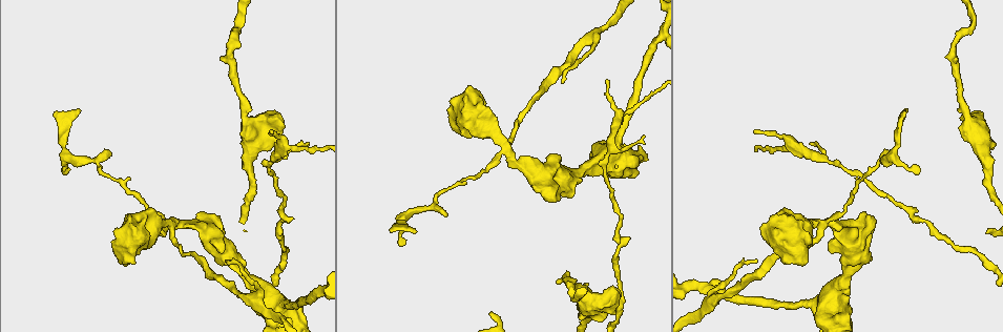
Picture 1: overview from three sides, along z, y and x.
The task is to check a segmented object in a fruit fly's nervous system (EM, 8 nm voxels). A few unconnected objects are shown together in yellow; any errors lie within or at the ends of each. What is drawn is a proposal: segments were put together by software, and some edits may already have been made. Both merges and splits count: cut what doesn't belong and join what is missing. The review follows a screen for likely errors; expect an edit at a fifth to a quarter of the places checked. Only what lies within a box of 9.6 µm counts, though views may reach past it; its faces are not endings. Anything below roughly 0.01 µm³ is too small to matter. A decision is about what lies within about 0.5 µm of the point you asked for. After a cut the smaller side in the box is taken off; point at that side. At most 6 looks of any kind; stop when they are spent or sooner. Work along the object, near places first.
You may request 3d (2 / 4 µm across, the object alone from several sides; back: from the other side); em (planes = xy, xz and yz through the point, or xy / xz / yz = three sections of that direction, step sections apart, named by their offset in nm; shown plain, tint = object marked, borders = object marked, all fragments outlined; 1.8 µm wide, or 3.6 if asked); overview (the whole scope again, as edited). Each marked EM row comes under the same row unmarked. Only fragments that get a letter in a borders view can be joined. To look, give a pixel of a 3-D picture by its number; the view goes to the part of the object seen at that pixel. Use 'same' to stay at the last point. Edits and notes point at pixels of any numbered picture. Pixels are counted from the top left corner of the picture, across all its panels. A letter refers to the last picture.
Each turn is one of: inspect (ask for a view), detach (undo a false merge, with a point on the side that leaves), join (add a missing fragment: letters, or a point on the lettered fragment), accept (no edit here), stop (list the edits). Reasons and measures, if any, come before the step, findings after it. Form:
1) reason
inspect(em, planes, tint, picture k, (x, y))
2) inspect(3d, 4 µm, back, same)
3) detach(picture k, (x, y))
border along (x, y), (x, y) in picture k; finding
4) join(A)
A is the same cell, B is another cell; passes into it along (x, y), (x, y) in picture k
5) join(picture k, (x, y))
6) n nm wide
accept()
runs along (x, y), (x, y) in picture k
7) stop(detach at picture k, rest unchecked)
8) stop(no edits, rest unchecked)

sudden change in width
inspect(3d, 4 µm, picture 1, (962, 104))

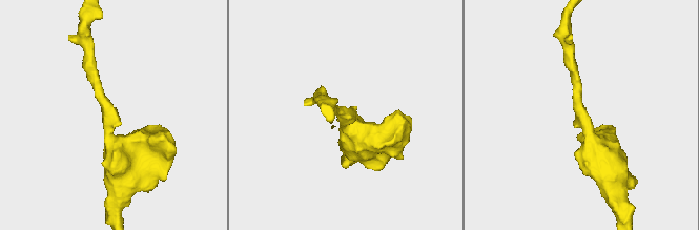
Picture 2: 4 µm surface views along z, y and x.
arms of 180, 550 nm; now the EM
inspect(em, xy, step 8, borders, picture 2, (582, 117))

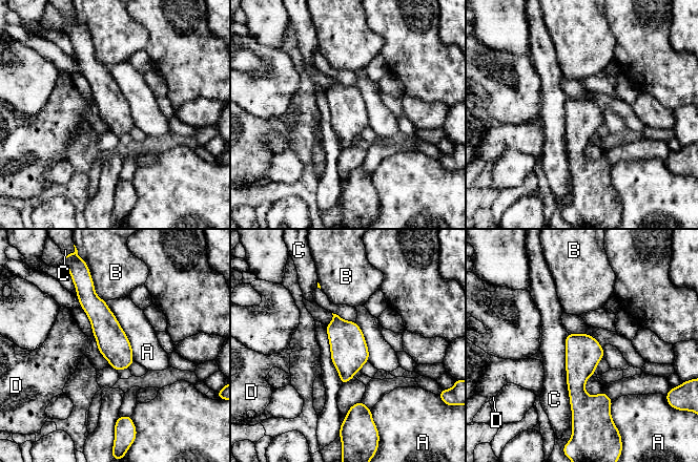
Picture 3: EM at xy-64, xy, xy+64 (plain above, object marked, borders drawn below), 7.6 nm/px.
240 nm wide
accept()
A, B, C and D are other cells; border along (93, 334), (99, 353), (109, 365) in picture 3; one cell here

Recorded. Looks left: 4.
calibre changes
inspect(em, planes, borders, picture 1, (508, 147))

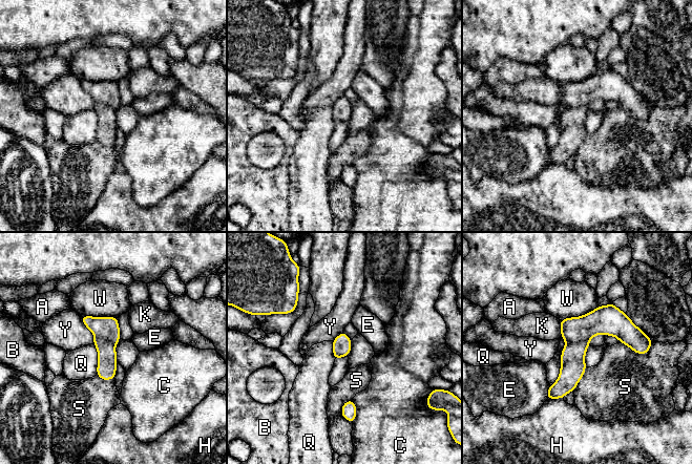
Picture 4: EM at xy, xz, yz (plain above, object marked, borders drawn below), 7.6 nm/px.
W touches over 320 nm
detach(picture 4, (572, 367))
A, B, C, E, H, K, Q, S, W and Y are other cells; two cells meet here

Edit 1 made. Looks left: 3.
branch stops here
inspect(em, 3.6 µm, planes, borders, picture 1, (985, 232))

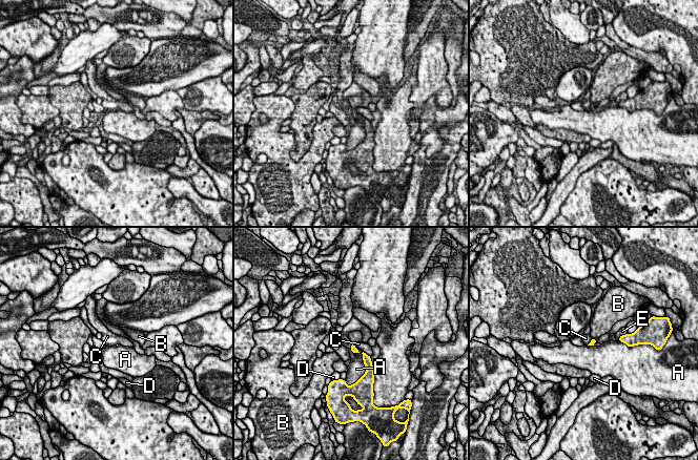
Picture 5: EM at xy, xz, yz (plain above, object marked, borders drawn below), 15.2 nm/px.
accept()
A, B, C, D and E are other cells; border along (363, 351), (370, 357) in picture 5; none of them fits

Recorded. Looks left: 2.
stop(detach at picture 4, rest unchecked)

